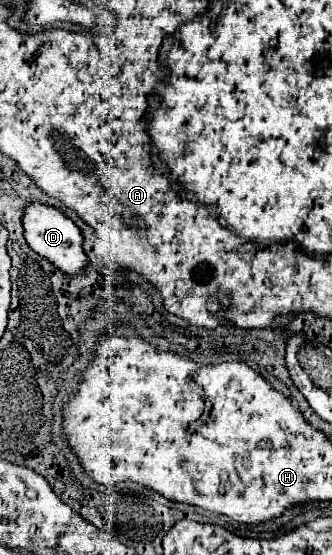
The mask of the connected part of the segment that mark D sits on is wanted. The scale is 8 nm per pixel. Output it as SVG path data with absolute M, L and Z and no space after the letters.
M34 202L24 210L22 224L28 246L32 246L32 250L46 258L56 270L60 270L66 276L78 276L84 272L84 268L88 266L88 256L84 252L84 236L80 228L62 214L62 210Z

